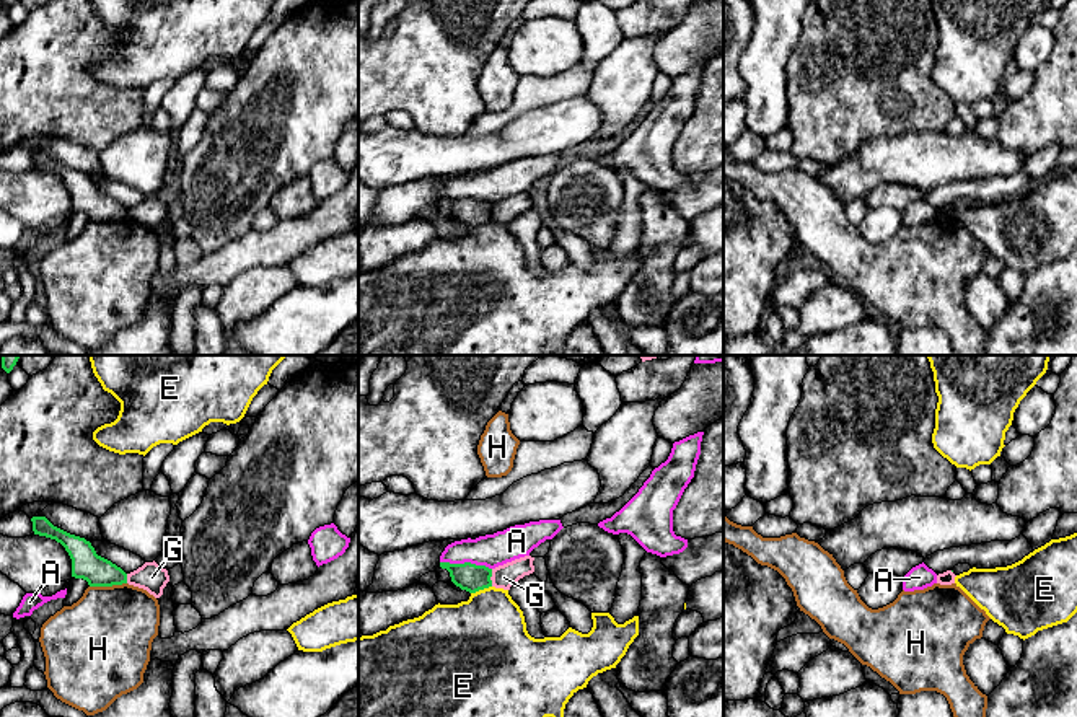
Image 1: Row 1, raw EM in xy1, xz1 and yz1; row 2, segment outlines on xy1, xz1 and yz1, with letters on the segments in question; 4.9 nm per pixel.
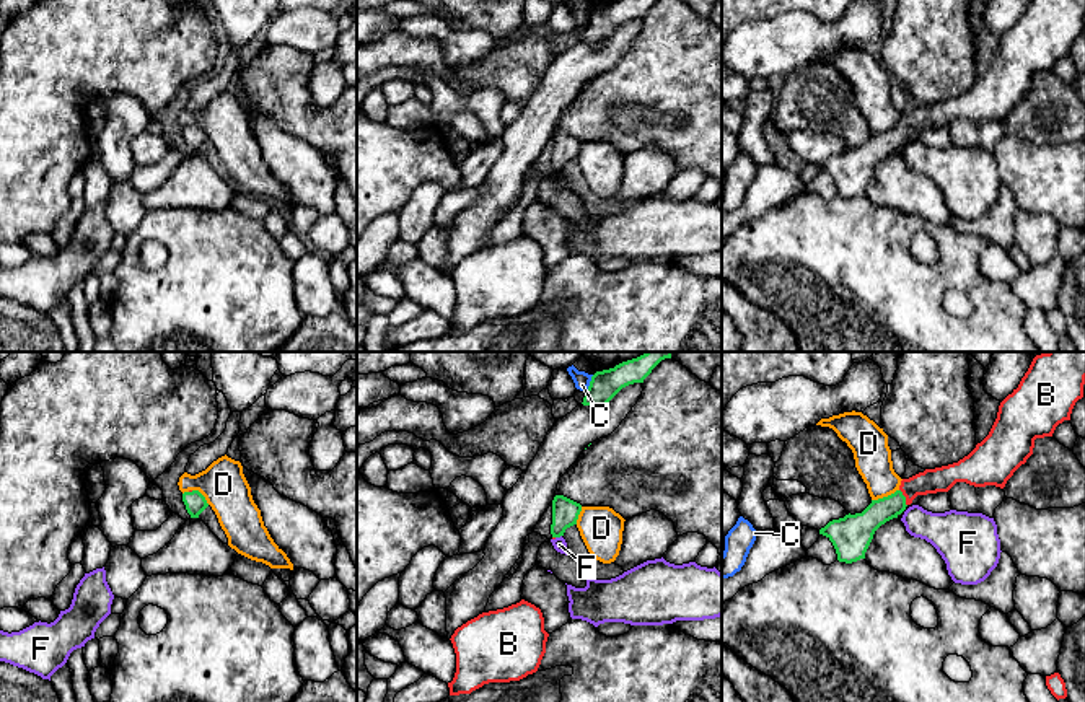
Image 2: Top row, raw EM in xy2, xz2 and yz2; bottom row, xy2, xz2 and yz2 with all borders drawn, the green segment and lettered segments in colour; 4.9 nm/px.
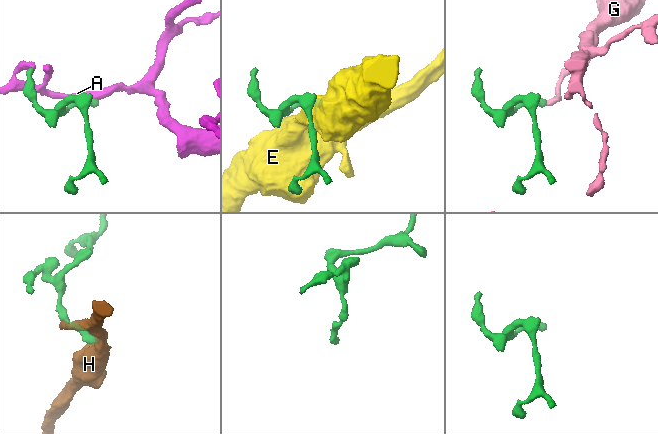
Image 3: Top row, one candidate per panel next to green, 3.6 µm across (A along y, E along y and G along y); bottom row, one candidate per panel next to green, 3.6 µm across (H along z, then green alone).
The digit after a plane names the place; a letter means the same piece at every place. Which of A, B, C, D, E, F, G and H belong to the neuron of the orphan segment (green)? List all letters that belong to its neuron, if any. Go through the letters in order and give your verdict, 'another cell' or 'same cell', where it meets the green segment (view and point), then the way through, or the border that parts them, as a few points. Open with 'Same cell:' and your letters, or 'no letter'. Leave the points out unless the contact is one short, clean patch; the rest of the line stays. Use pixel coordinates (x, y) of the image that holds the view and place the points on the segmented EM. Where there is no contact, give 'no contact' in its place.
Same cell: B
A: another cell | xz1 (466, 563) | along xz1 (440, 561), (474, 563), (491, 569)
B: same cell | yz2 (904, 497) | across yz2 (862, 525), (904, 497), (918, 484), (940, 479)
C: another cell | xz2 (590, 383) | along xz2 (593, 375), (585, 390)
D: another cell | yz2 (885, 497) | along yz2 (898, 489), (872, 500)
E: another cell | xz1 (481, 589) | along xz1 (491, 585), (471, 593)
F: another cell | xz2 (557, 536) | along xz2 (561, 535), (556, 538)
G: another cell | xz1 (491, 576)
H: another cell | xy1 (108, 585) | along xy1 (126, 582), (90, 587)

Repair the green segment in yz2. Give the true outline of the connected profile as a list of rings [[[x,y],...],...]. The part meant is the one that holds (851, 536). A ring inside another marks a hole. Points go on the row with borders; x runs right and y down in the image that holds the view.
[[[1085,352],[1036,355],[1018,388],[1000,402],[989,435],[968,456],[903,479],[894,494],[872,500],[862,513],[829,521],[819,534],[832,542],[839,562],[852,564],[865,559],[875,531],[917,495],[948,492],[956,482],[1004,489],[1033,454],[1034,440],[1052,437],[1059,423],[1070,420],[1083,384]]]

